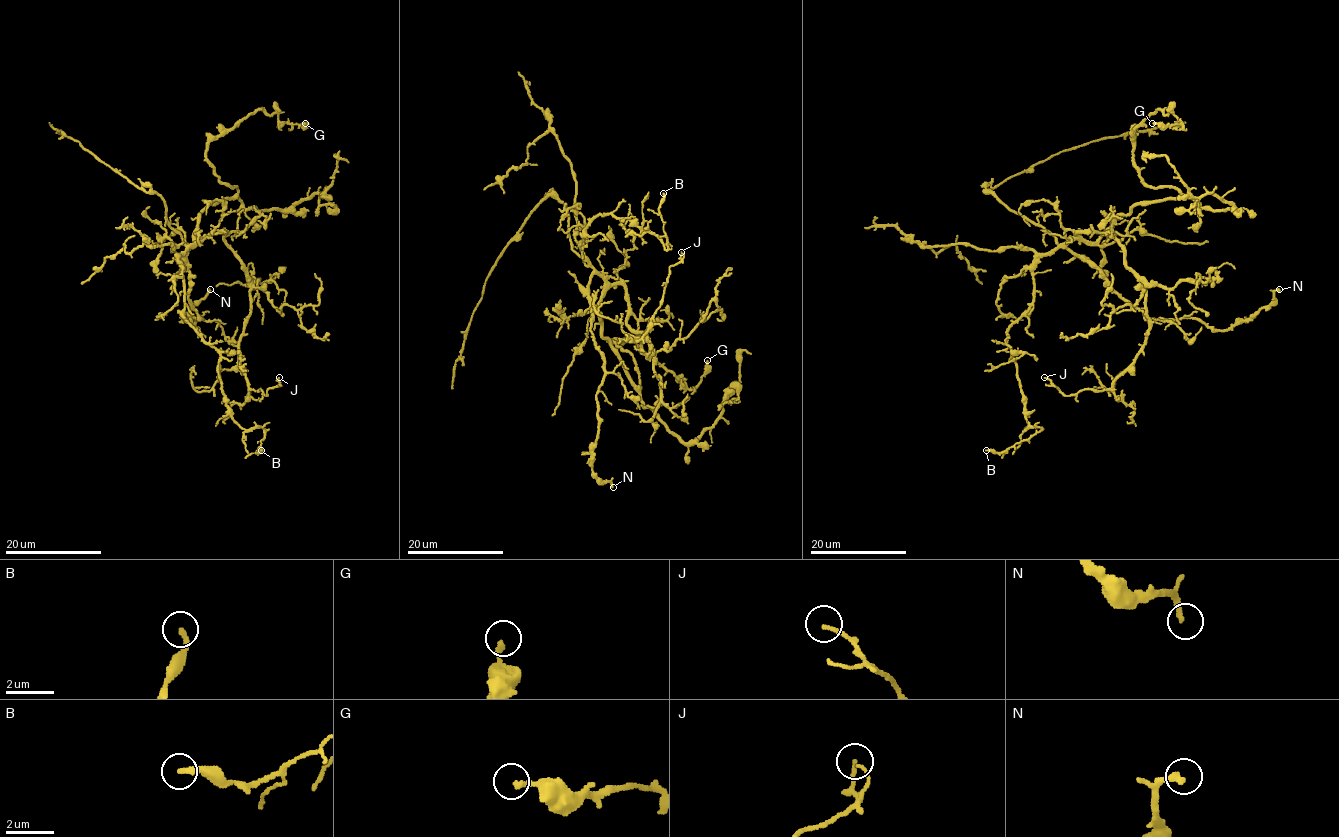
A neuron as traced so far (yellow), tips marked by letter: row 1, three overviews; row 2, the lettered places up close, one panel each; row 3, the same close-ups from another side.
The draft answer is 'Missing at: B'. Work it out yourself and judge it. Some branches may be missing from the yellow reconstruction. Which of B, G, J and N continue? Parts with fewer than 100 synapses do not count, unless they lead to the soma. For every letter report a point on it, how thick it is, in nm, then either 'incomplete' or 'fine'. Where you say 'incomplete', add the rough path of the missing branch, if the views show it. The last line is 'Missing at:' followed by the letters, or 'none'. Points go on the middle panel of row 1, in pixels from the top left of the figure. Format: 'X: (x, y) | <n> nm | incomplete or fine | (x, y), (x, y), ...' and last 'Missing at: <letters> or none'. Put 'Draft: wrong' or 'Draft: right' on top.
Draft: wrong
B: (663, 193) | 240 nm | fine
G: (707, 360) | 200 nm | fine
J: (681, 252) | 150 nm | fine
N: (613, 487) | 240 nm | fine
Missing at: none

